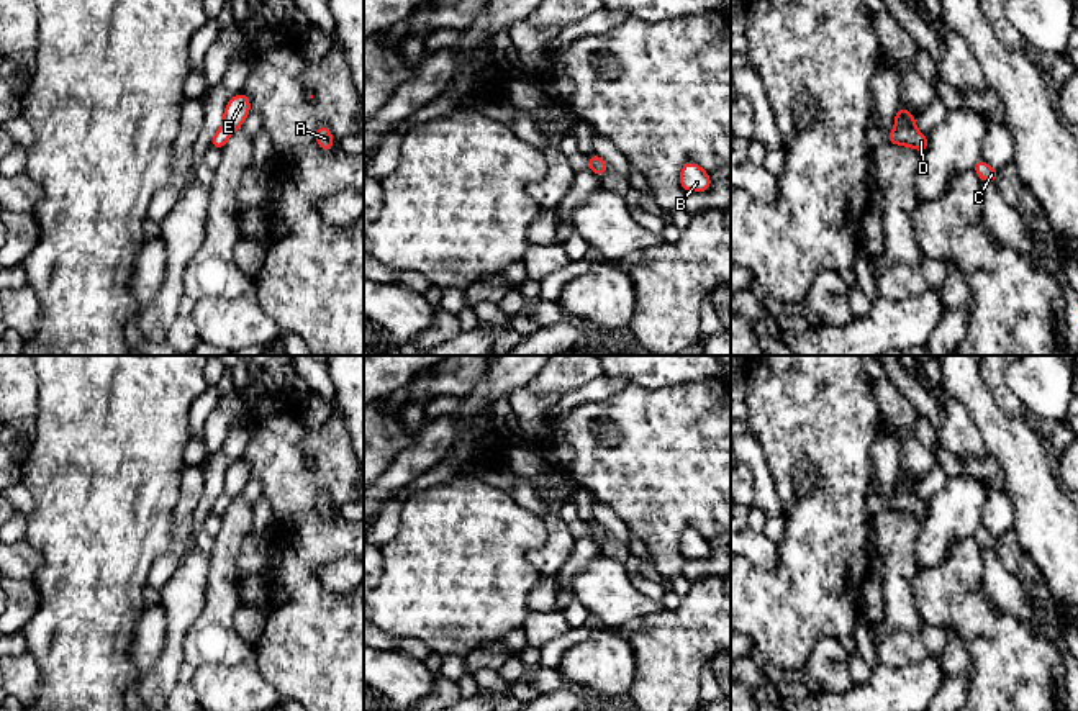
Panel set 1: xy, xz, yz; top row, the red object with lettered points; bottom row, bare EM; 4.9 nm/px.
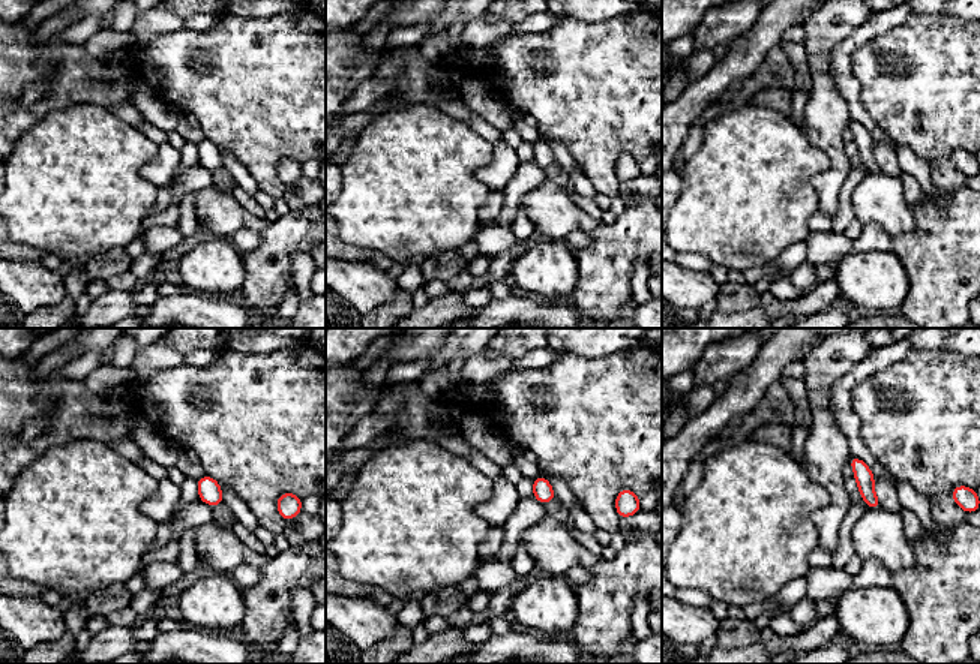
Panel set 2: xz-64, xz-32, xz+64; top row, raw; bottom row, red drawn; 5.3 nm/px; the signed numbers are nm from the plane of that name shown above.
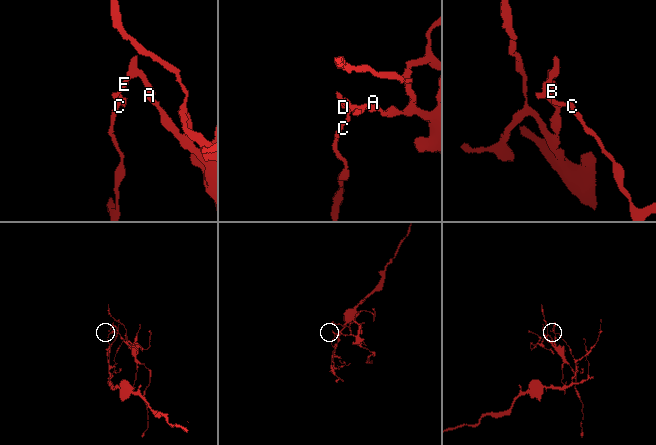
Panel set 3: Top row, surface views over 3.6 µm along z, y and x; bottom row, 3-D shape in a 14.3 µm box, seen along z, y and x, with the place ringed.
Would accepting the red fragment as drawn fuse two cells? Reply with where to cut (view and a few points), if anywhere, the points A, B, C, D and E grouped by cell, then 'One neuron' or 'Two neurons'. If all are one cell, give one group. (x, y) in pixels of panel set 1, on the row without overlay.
Split along yz (896, 492), (911, 495). Groups: A B E / C D. Two neurons

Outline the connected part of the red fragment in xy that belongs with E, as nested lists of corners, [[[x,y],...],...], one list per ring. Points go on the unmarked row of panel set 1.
[[[236,460],[228,467],[223,480],[223,493],[238,498],[251,480],[251,465],[246,460]]]

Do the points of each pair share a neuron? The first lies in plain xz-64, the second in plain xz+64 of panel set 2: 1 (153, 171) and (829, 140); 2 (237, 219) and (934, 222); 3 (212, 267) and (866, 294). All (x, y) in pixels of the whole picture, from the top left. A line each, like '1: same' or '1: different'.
1: same
2: different
3: same

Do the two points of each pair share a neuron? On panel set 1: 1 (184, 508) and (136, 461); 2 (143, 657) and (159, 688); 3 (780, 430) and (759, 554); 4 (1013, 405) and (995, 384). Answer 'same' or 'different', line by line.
1: different
2: different
3: different
4: same

